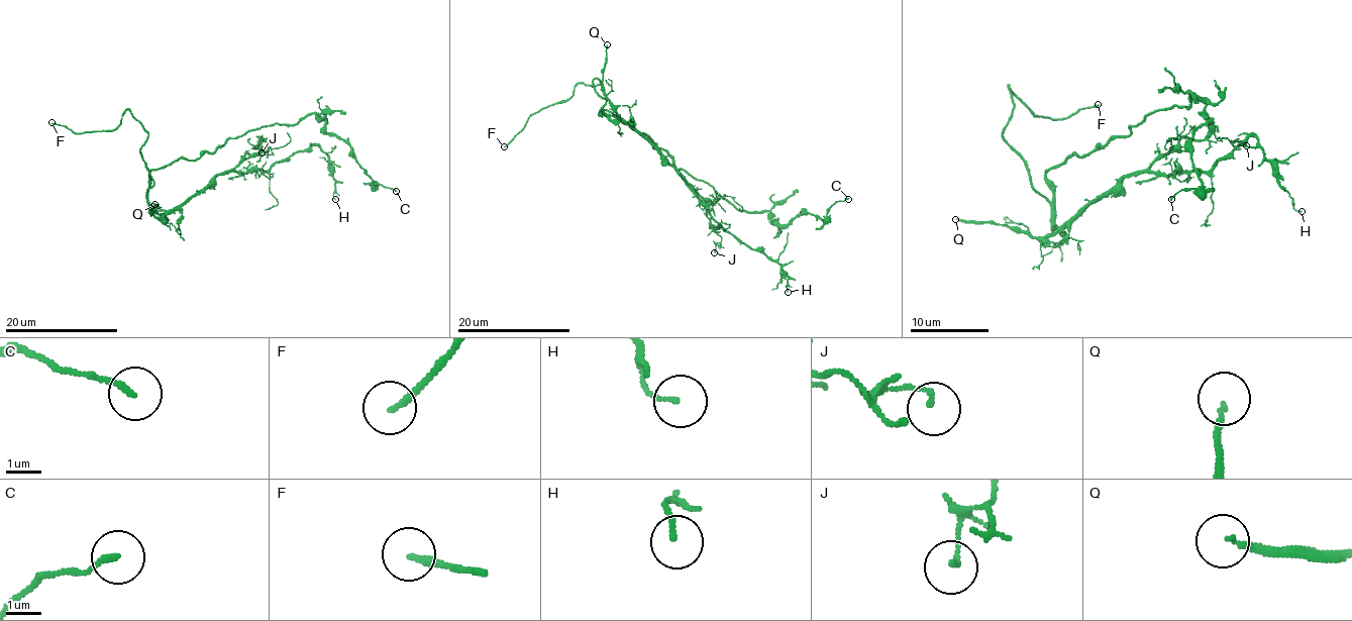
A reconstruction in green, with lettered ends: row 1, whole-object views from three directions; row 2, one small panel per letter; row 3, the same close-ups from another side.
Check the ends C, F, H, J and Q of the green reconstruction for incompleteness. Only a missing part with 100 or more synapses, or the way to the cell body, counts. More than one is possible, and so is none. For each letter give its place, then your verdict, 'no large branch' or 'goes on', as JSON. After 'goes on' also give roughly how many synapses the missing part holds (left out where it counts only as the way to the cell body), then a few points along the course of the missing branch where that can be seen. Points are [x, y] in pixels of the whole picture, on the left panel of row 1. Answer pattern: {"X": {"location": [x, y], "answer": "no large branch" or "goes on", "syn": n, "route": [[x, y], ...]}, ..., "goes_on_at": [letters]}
{"C": {"location": [396, 191], "answer": "no large branch"}, "F": {"location": [52, 122], "answer": "goes on", "route": [[52, 122], [36, 118], [33, 121]]}, "H": {"location": [335, 199], "answer": "no large branch"}, "J": {"location": [262, 152], "answer": "no large branch"}, "Q": {"location": [154, 204], "answer": "no large branch"}, "goes_on_at": ["F"]}

